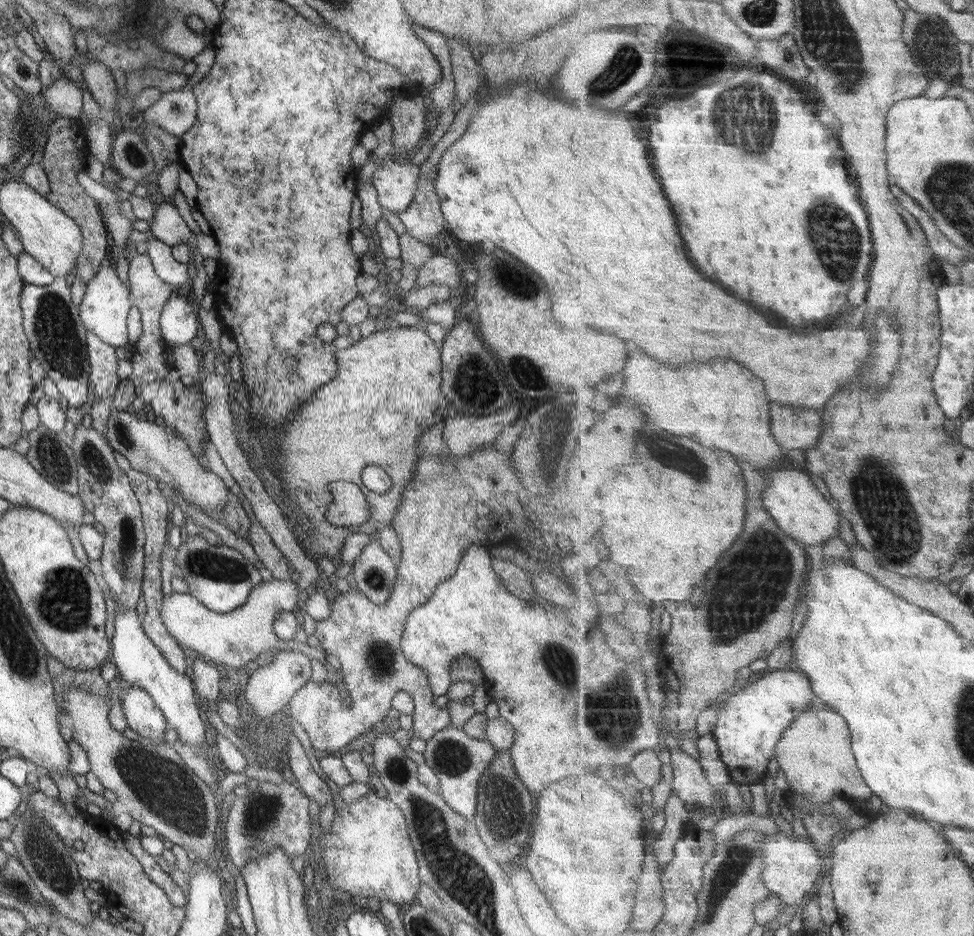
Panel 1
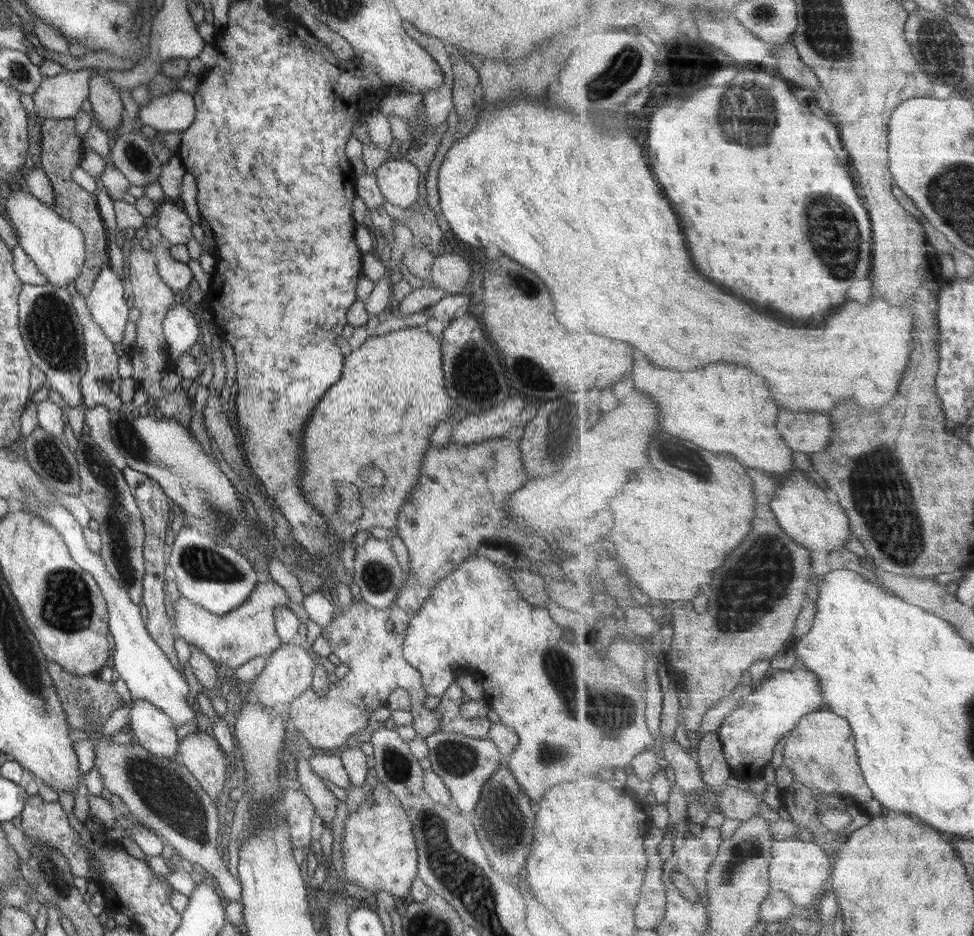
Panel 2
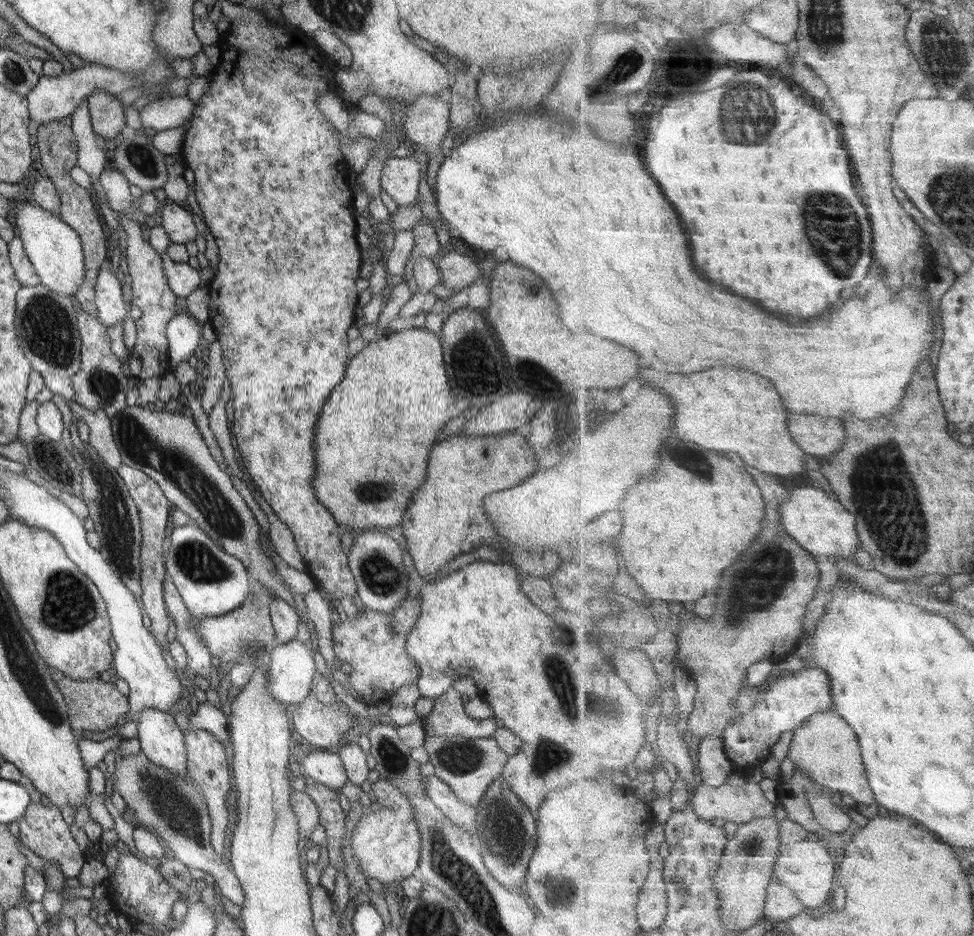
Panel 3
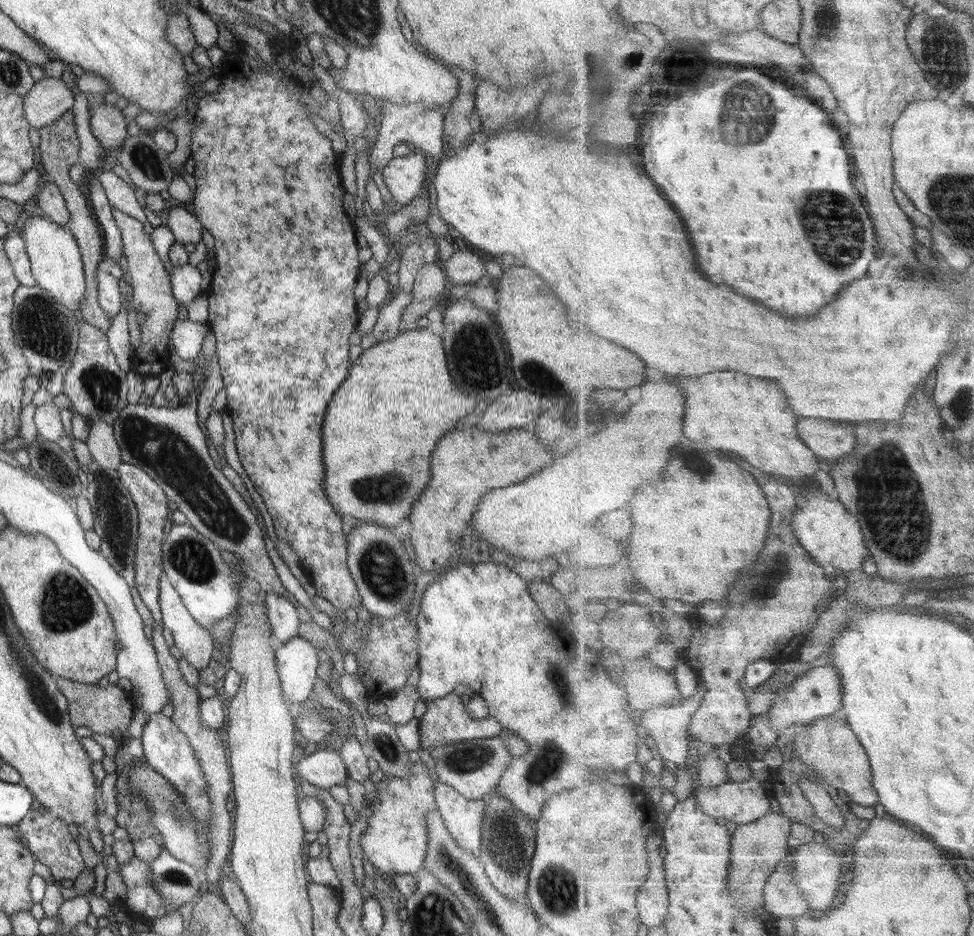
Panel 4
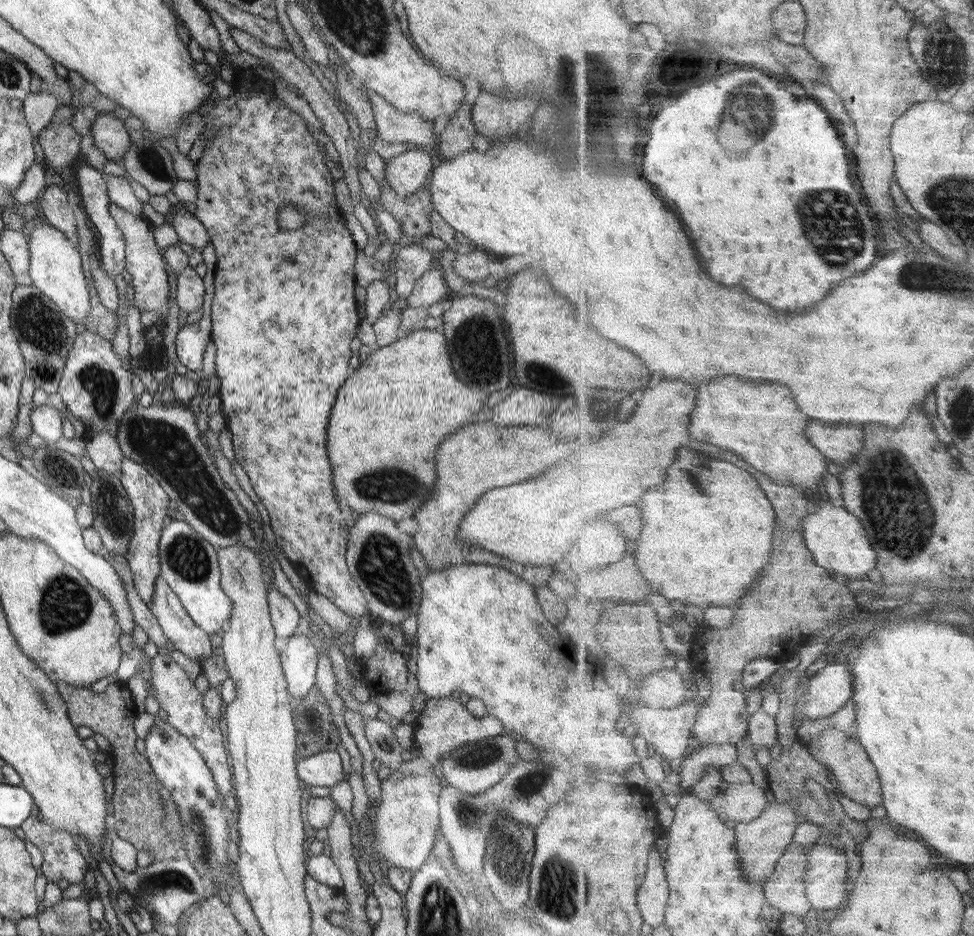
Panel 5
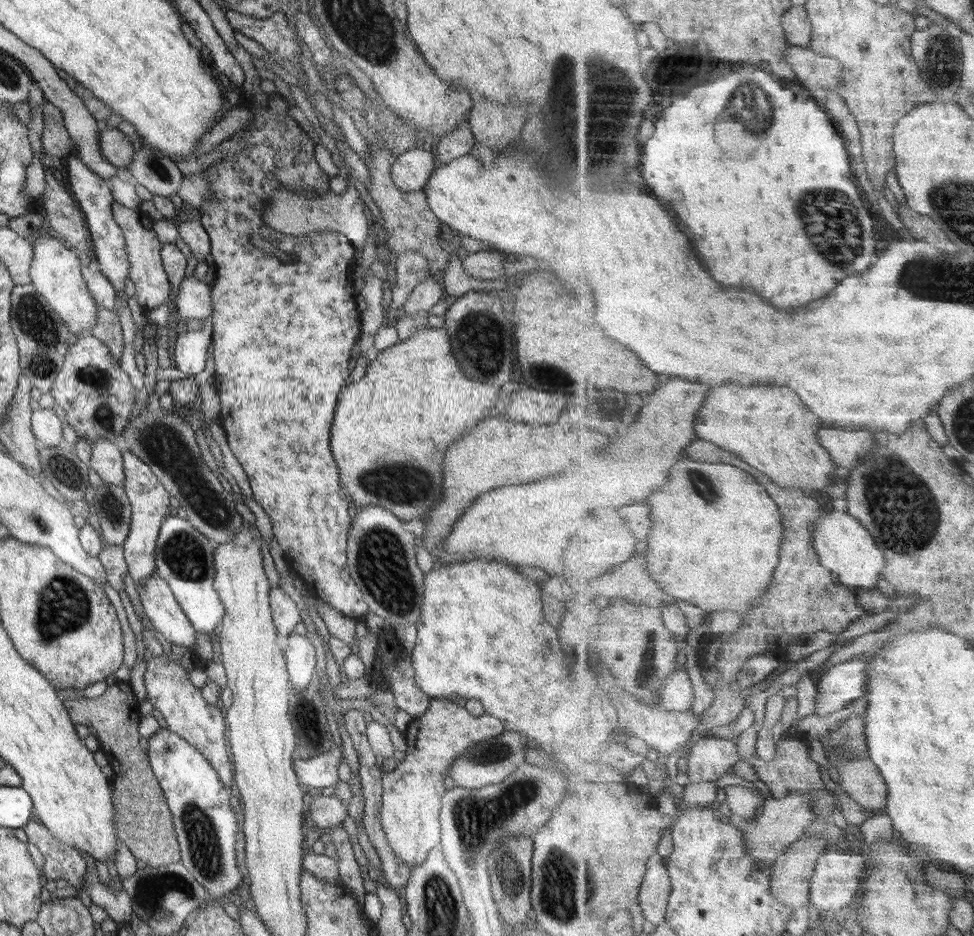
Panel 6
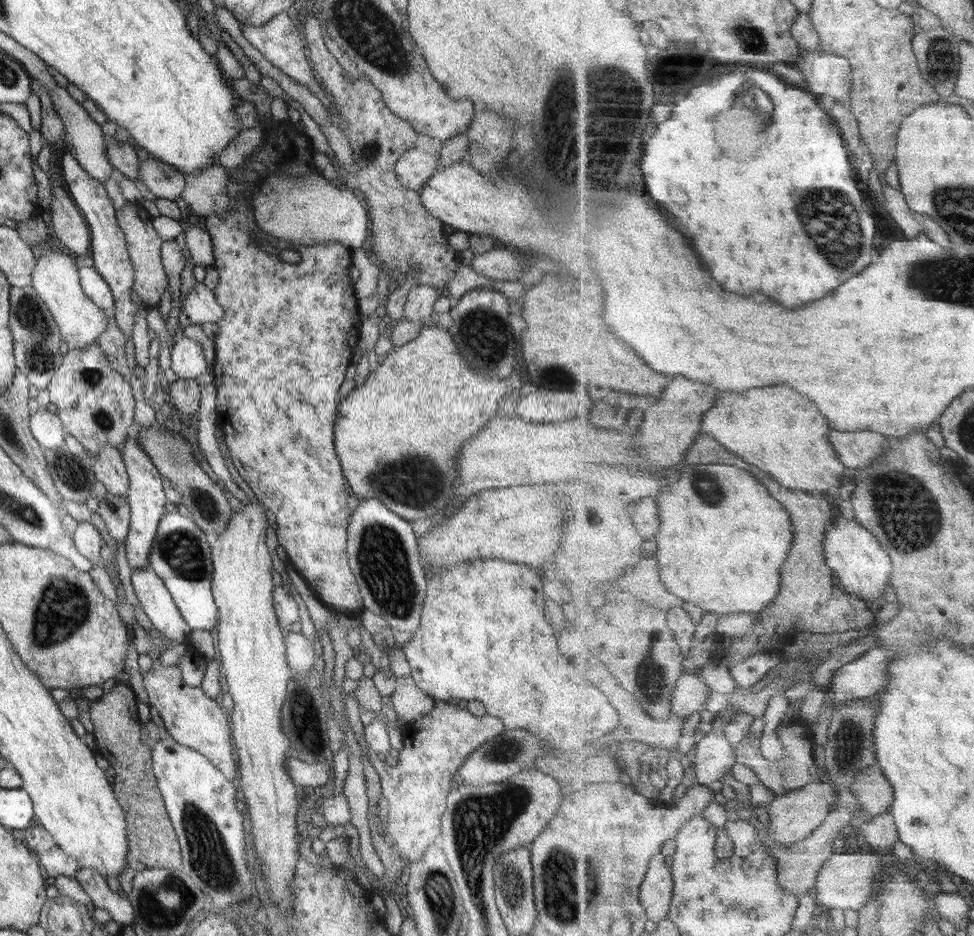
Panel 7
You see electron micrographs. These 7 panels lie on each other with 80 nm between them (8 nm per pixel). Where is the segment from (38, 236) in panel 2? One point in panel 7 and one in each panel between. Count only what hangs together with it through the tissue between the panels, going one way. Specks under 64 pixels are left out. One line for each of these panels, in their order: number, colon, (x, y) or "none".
3: (54, 250)
4: (55, 263)
5: (55, 268)
6: (55, 274)
7: (79, 322)

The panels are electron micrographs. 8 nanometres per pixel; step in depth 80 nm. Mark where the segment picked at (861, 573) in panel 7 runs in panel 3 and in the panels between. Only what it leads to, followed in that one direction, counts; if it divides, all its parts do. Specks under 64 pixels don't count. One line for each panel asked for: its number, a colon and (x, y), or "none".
3: (823, 526)
4: (832, 535)
5: (838, 540)
6: (845, 547)

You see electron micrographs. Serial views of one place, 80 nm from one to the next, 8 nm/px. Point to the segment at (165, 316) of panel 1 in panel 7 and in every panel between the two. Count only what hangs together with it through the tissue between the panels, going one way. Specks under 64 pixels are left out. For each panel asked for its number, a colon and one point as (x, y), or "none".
2: (180, 329)
3: (182, 332)
4: (186, 336)
5: (190, 341)
6: (189, 350)
7: (186, 358)

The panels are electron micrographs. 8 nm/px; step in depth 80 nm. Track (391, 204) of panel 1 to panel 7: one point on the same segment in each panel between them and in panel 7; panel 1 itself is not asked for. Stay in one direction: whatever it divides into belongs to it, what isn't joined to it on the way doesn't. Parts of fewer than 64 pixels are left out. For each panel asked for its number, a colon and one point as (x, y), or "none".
2: (397, 179)
3: (399, 178)
4: (404, 176)
5: (409, 171)
6: (411, 169)
7: (412, 169)

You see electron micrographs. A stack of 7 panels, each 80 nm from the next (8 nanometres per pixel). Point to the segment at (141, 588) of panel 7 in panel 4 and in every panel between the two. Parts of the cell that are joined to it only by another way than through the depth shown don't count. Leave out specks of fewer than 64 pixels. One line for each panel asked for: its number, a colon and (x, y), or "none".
4: (195, 644)
5: (177, 627)
6: (159, 605)

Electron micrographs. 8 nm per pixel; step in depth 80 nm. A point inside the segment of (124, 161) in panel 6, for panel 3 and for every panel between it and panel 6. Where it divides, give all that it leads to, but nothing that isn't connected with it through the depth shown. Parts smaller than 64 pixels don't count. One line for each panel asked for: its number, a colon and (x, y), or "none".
3: (106, 113)
4: (107, 125)
5: (109, 135)

